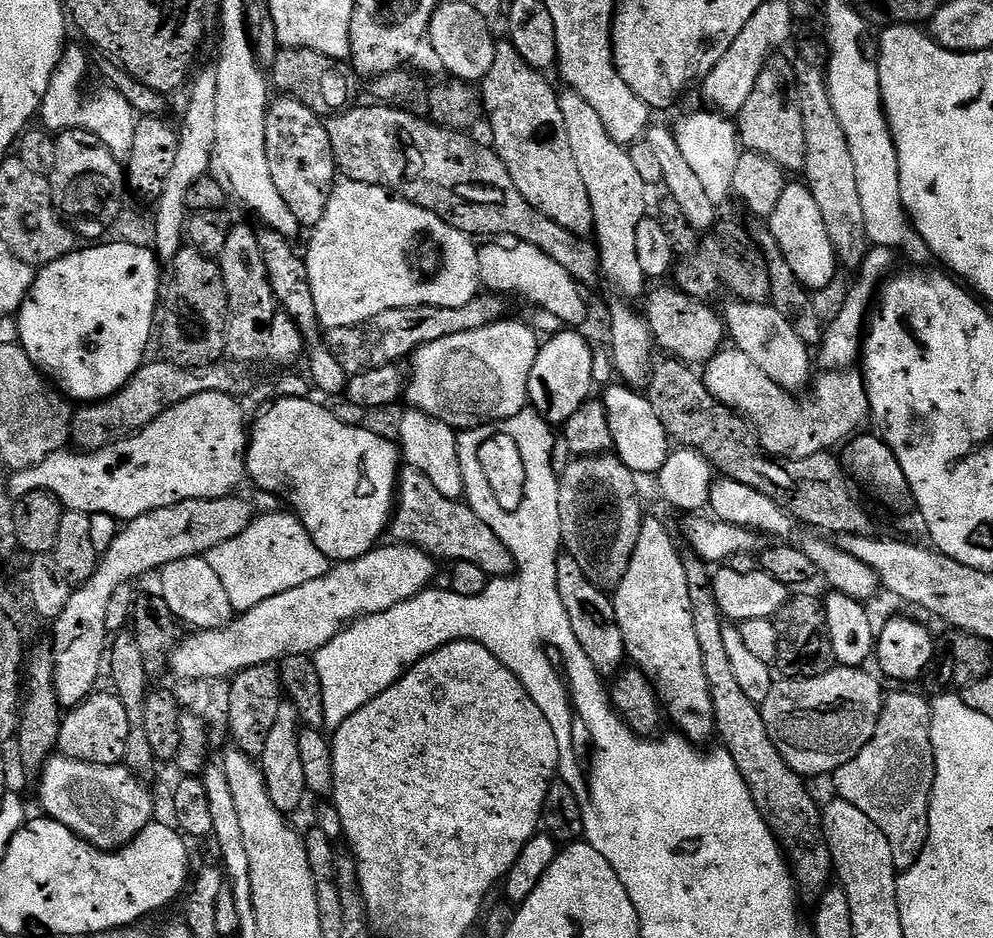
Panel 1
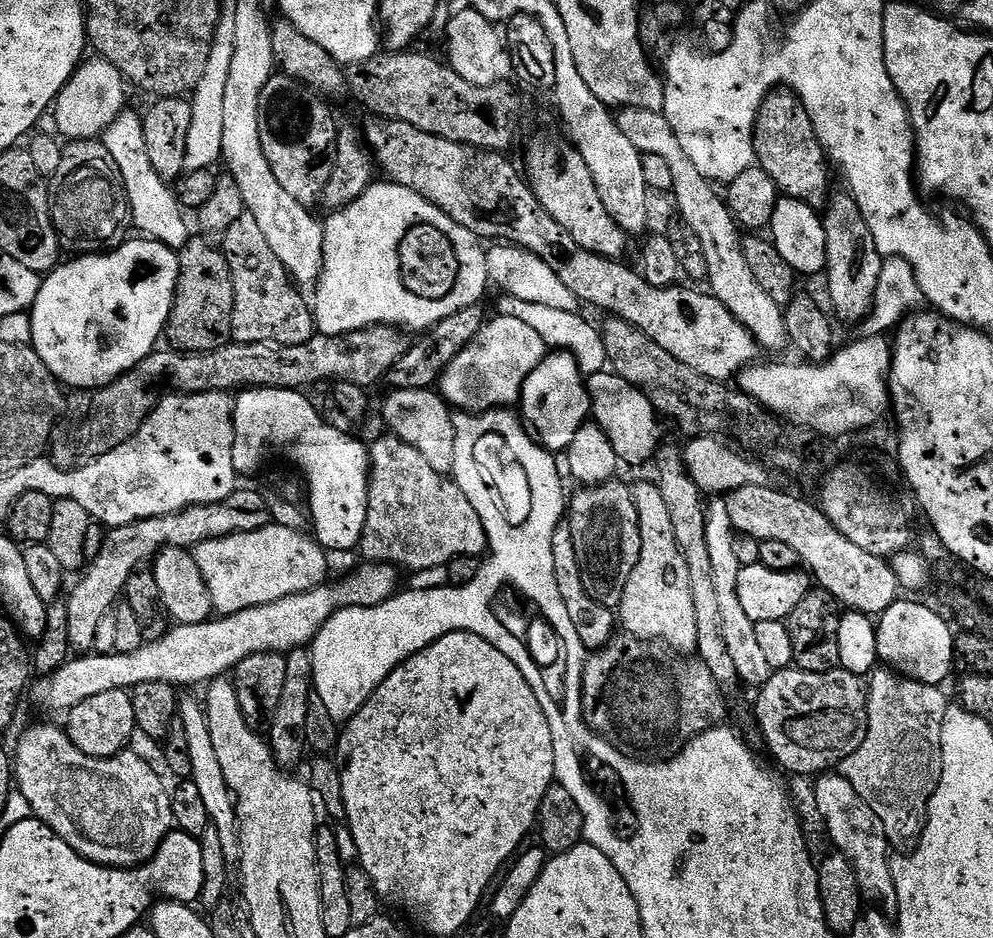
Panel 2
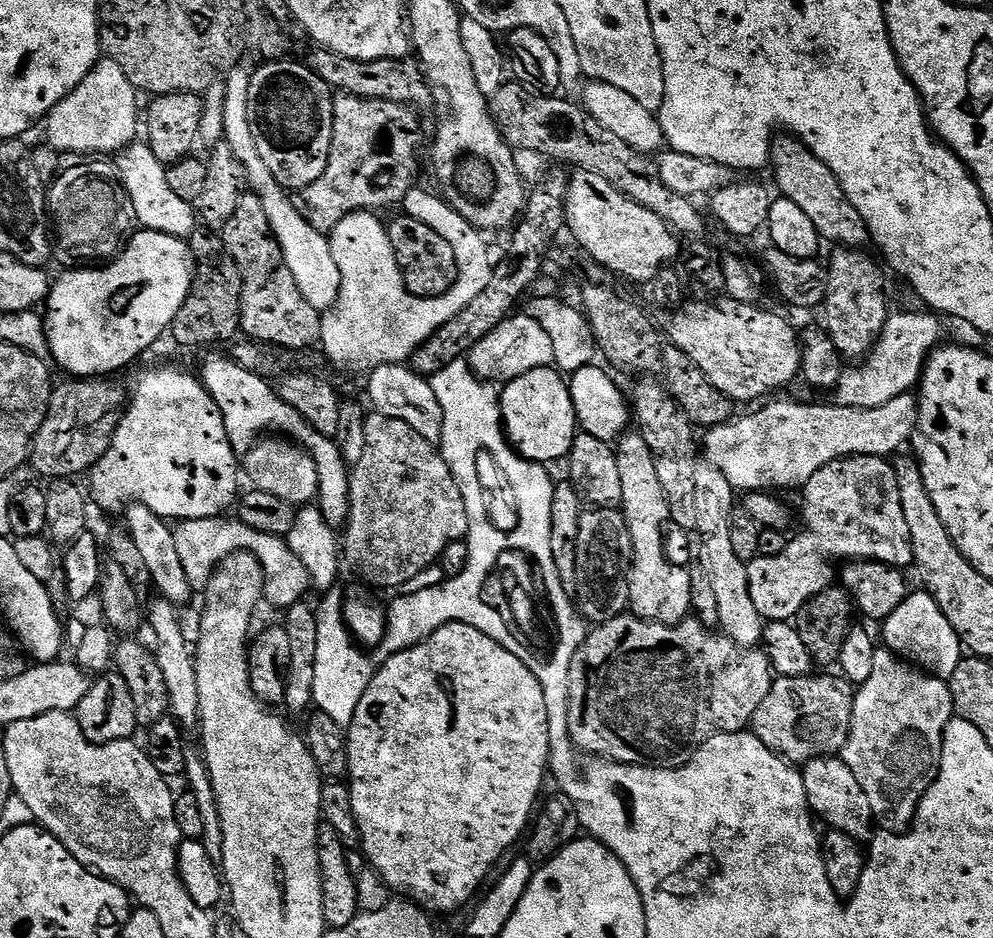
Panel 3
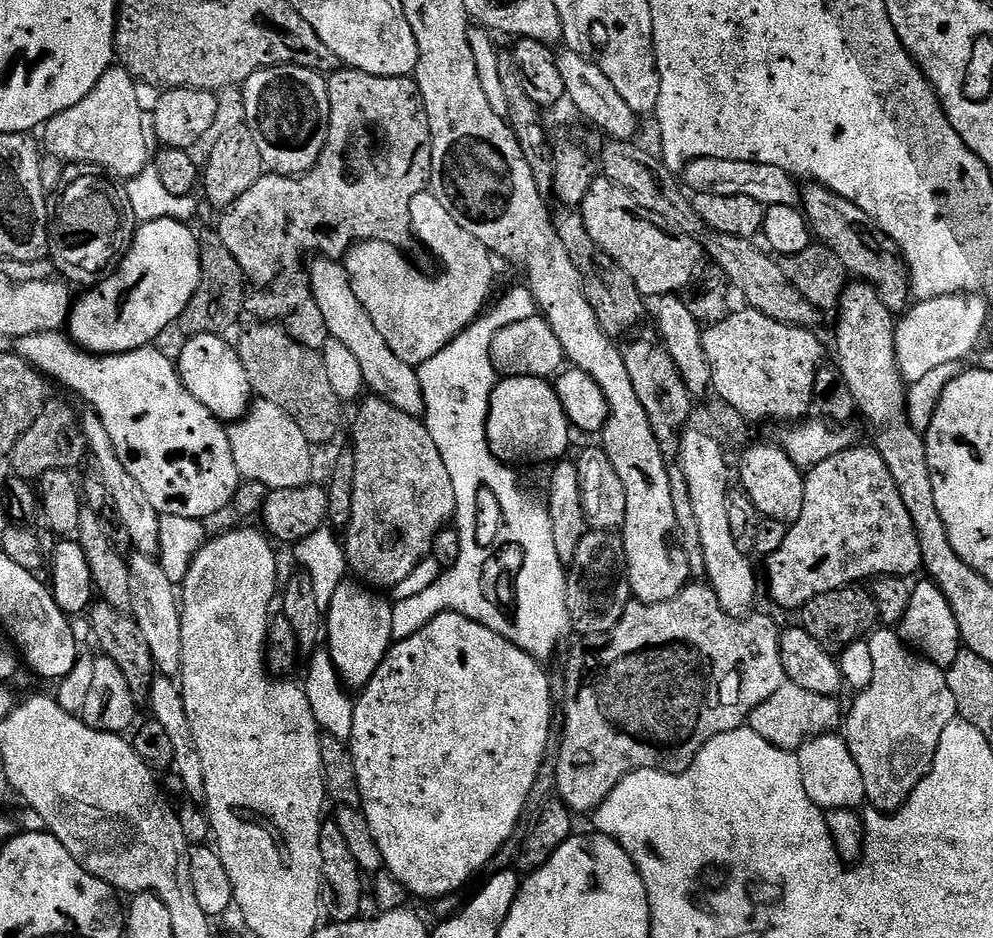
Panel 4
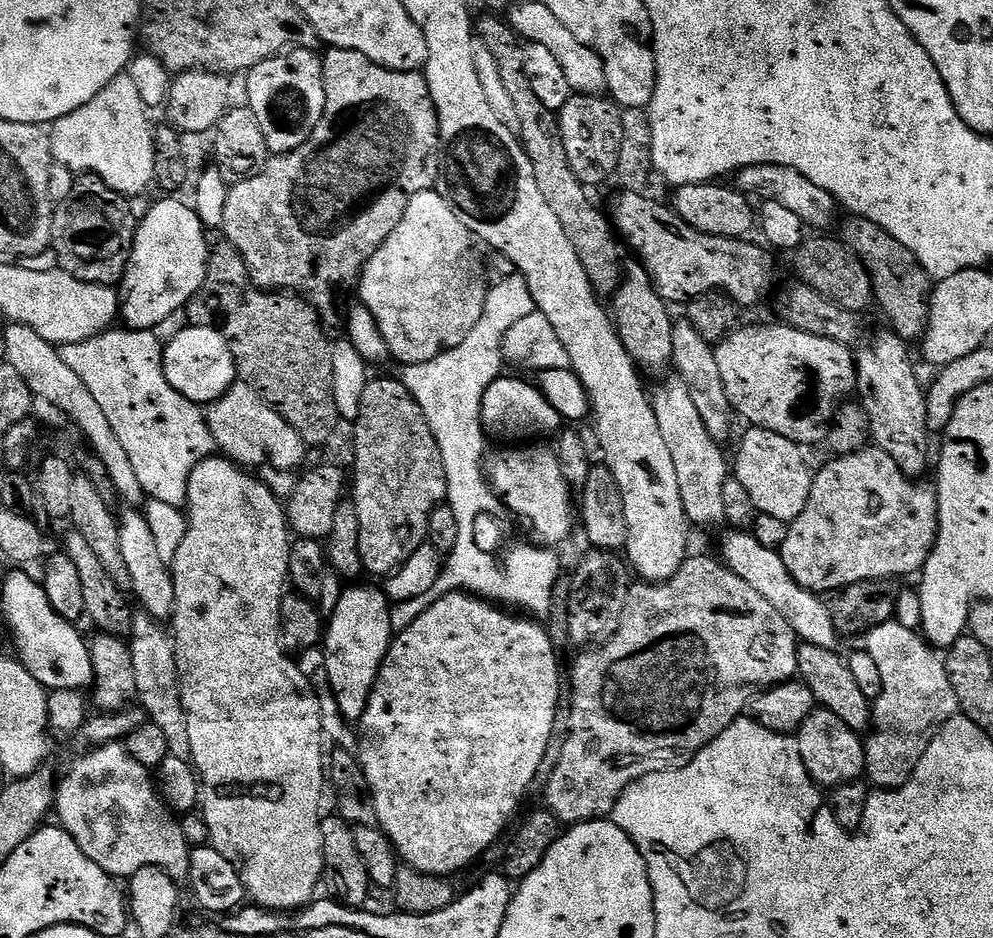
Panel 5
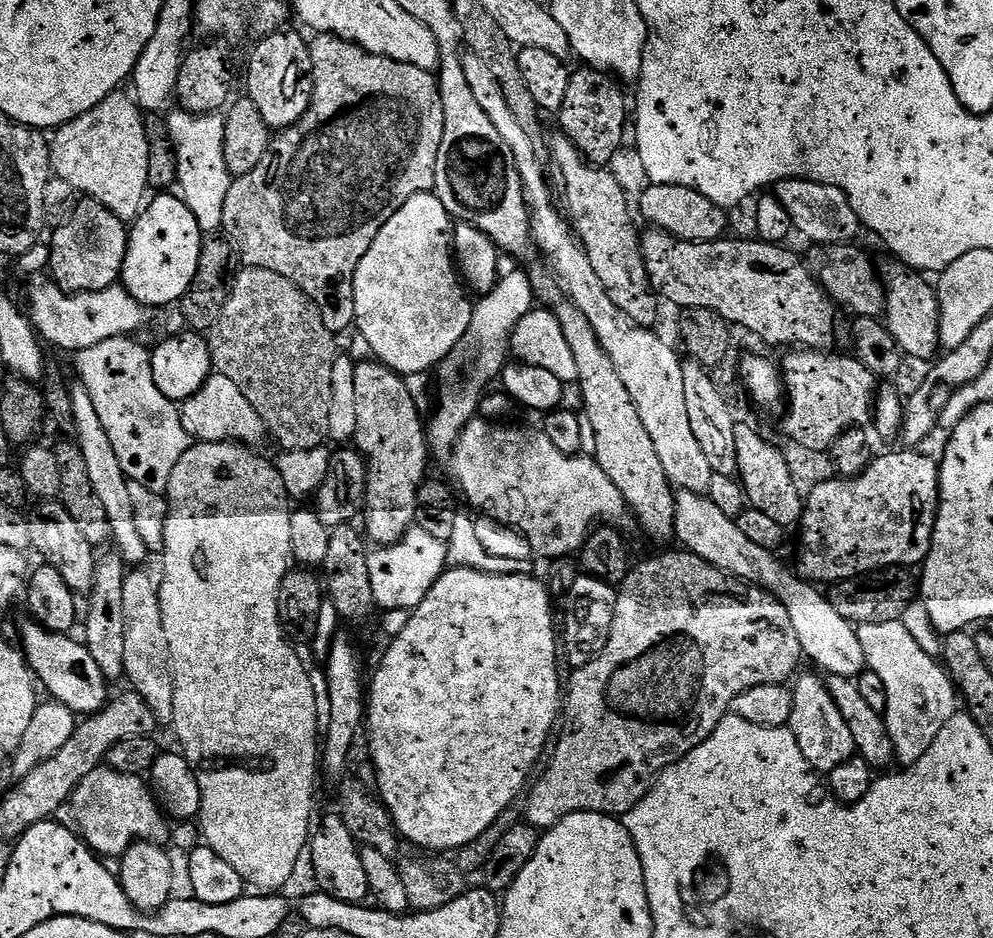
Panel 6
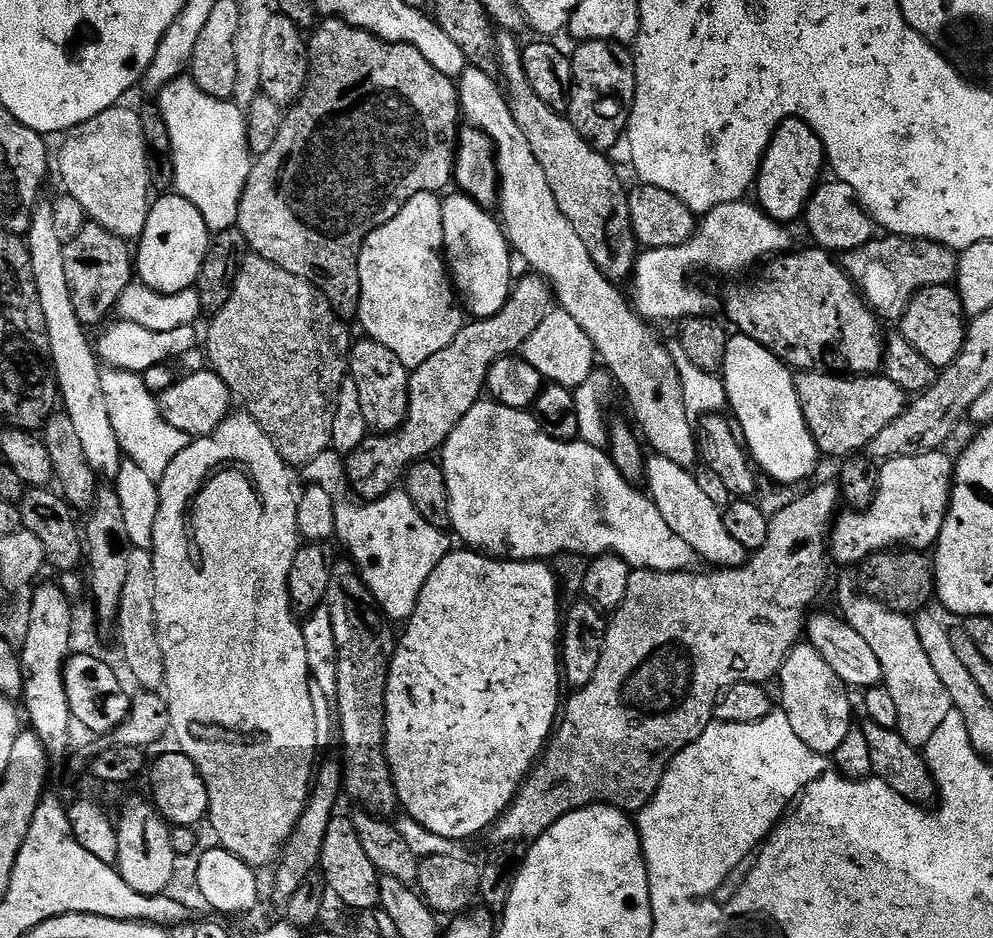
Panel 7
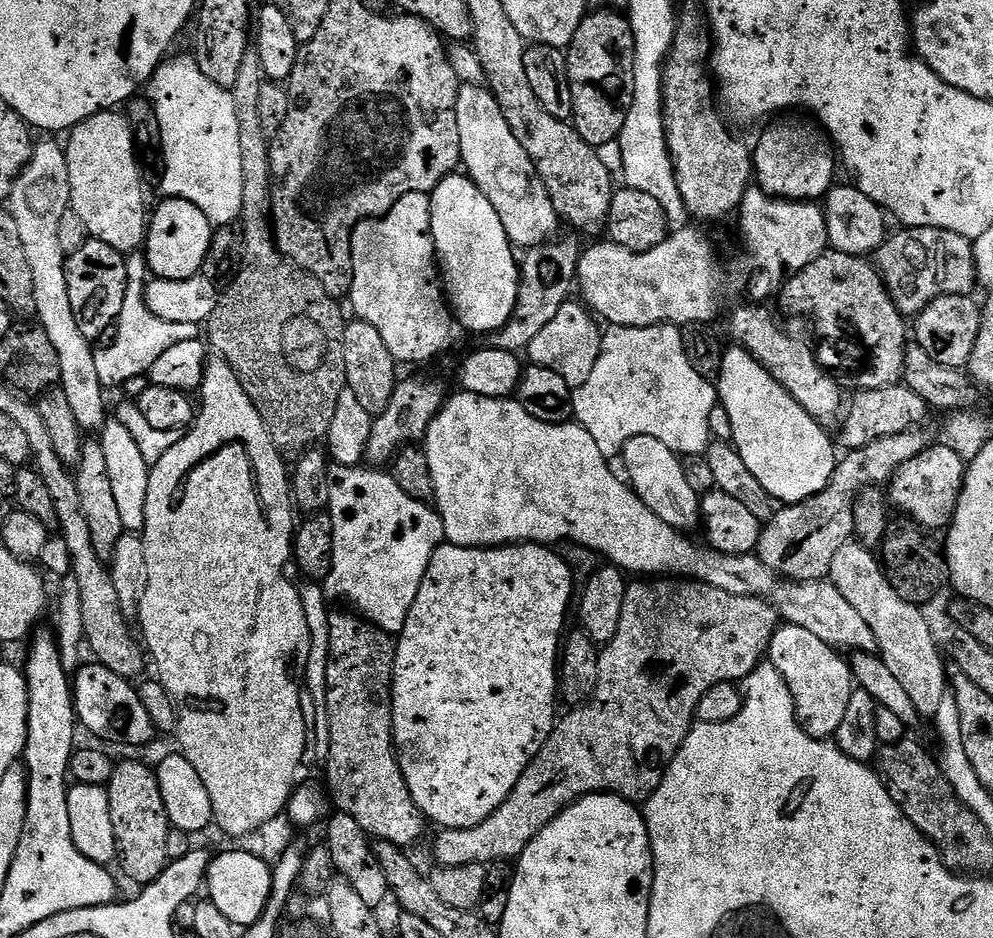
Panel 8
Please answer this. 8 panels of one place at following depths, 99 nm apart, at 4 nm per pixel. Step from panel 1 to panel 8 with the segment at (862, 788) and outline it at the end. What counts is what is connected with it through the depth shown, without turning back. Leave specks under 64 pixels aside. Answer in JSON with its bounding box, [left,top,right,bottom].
[828,542,950,717]

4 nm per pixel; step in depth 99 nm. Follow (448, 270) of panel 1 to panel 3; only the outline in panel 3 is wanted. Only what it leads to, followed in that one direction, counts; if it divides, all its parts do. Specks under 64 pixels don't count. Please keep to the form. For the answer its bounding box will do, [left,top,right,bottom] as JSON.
[320,186,494,372]

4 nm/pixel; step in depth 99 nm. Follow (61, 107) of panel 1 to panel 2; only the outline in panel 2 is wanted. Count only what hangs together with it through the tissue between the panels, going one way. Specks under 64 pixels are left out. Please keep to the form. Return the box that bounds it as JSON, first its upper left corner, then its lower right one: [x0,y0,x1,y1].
[102,89,190,250]

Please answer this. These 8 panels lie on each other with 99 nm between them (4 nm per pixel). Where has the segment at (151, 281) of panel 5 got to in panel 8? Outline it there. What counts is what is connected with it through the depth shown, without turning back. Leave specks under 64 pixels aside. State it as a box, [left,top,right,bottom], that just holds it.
[146,198,214,280]

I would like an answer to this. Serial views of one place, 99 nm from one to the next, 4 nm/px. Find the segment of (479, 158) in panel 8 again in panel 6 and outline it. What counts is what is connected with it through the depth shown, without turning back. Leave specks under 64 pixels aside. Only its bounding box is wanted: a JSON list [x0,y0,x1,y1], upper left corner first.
[463,51,713,493]

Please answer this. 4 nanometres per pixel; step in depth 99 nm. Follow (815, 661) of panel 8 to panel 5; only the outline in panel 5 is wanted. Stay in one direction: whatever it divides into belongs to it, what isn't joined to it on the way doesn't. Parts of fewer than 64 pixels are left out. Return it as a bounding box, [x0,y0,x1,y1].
[795,707,865,790]

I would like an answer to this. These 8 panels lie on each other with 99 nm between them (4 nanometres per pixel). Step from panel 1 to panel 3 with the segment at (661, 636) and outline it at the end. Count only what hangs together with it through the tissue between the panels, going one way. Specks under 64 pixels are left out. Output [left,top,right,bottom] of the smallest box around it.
[615,430,692,624]

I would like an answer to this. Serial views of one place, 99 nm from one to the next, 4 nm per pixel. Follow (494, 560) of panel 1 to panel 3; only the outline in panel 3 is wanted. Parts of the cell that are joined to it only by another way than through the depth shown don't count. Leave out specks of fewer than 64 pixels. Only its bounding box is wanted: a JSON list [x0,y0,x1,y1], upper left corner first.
[342,412,468,590]

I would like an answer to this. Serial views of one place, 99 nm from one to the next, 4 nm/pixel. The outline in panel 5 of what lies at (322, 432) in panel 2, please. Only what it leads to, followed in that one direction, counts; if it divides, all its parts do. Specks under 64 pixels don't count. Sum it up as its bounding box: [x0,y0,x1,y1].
[164,327,237,406]

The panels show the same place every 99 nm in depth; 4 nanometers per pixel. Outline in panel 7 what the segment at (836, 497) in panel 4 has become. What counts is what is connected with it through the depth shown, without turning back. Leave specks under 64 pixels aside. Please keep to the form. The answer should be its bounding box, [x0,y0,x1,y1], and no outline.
[830,450,954,566]

